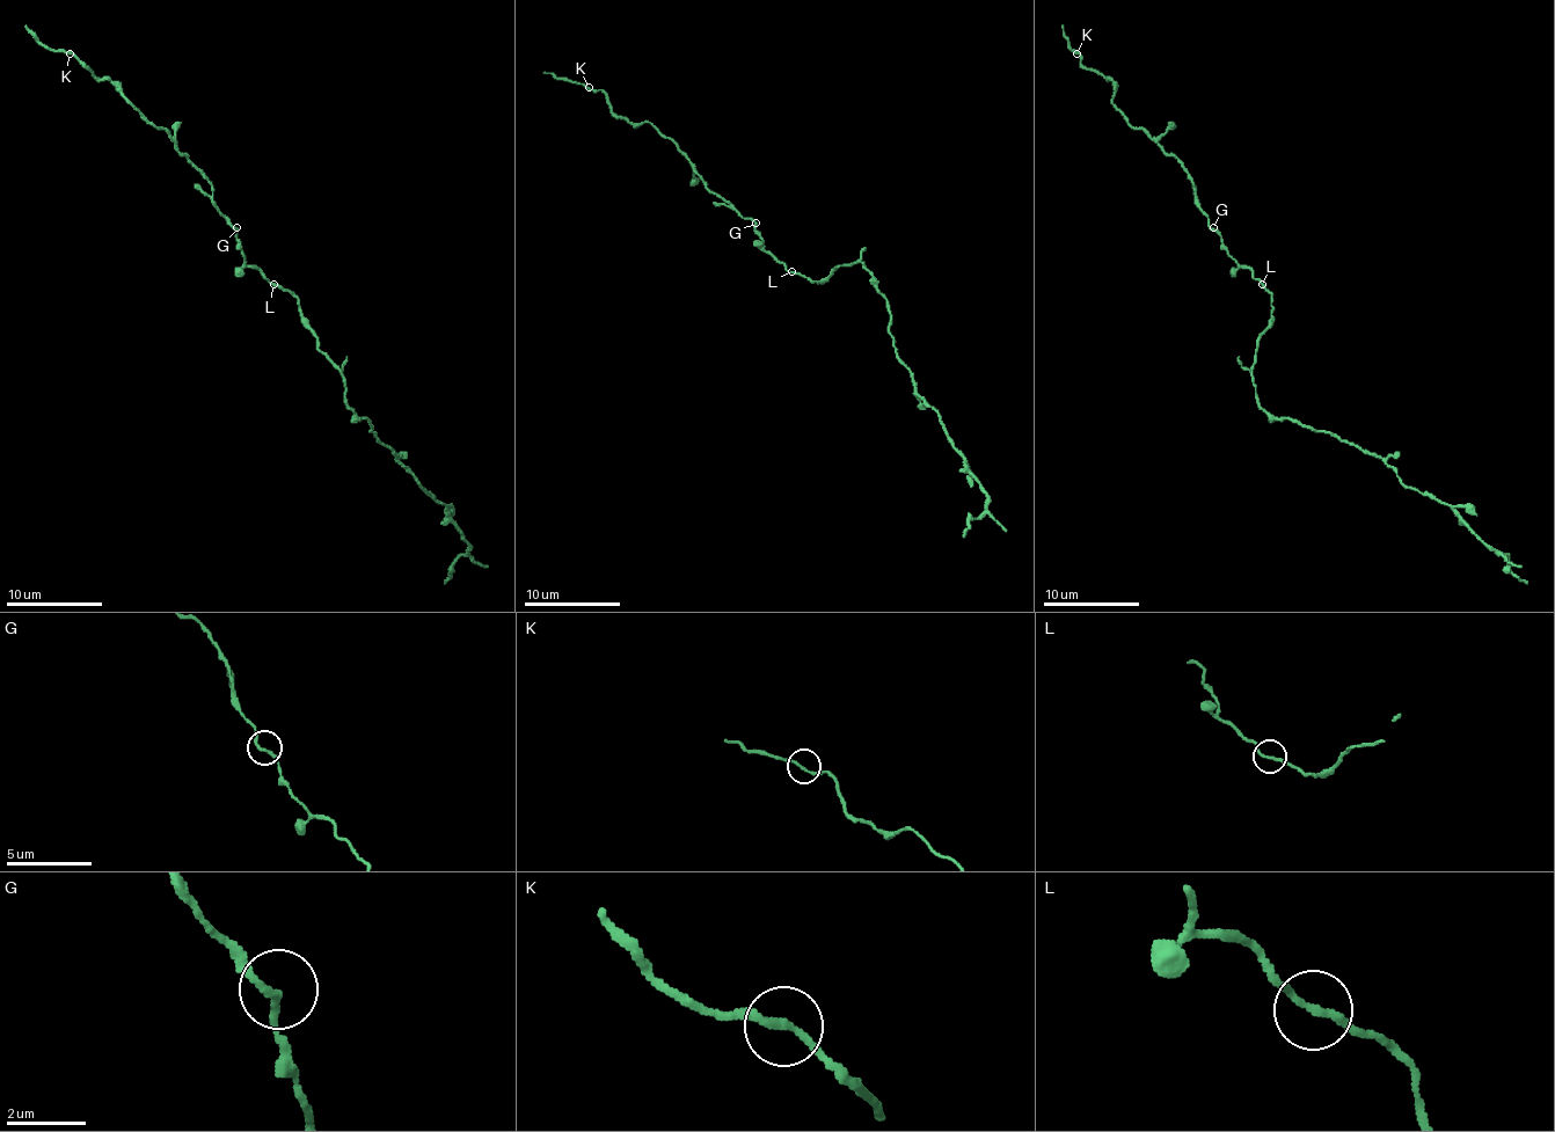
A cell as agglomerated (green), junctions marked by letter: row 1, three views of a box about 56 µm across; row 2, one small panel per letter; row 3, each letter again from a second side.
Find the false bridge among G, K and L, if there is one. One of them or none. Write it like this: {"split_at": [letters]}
{"split_at": ["L"]}

